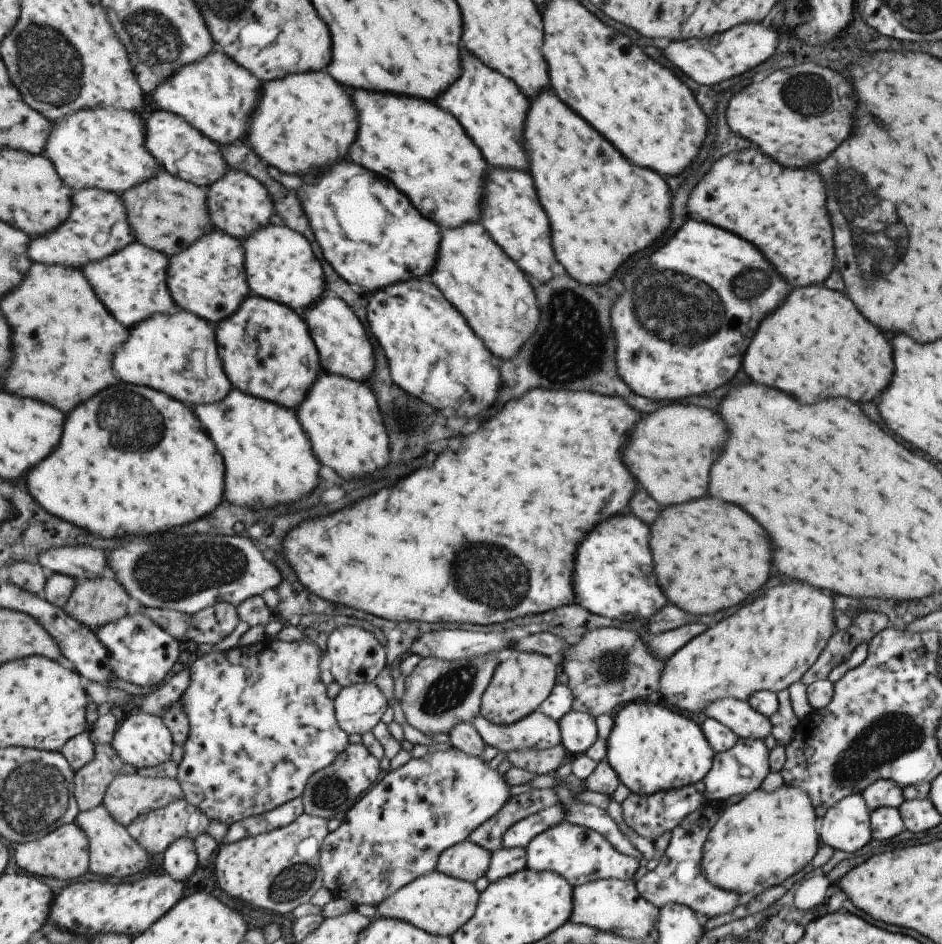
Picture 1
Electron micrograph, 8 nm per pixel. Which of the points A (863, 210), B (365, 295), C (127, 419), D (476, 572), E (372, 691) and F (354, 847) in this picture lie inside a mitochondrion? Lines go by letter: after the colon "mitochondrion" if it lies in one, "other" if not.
A: mitochondrion
B: other
C: mitochondrion
D: mitochondrion
E: other
F: other

